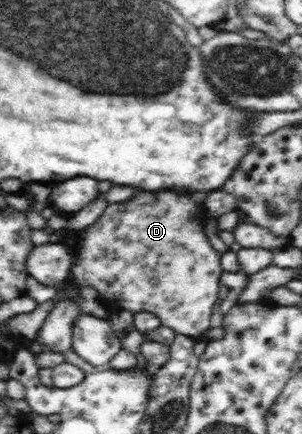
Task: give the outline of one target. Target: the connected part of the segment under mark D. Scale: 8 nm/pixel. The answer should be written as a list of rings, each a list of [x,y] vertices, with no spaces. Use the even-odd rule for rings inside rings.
[[[142,190],[137,195],[134,195],[134,199],[109,203],[103,209],[103,214],[80,233],[81,240],[71,271],[72,281],[82,288],[98,291],[104,302],[118,301],[118,307],[126,311],[148,311],[157,315],[164,326],[177,334],[193,340],[204,338],[211,329],[210,317],[218,301],[223,271],[220,266],[222,253],[212,248],[203,231],[206,210],[203,205],[194,203],[186,193]]]

